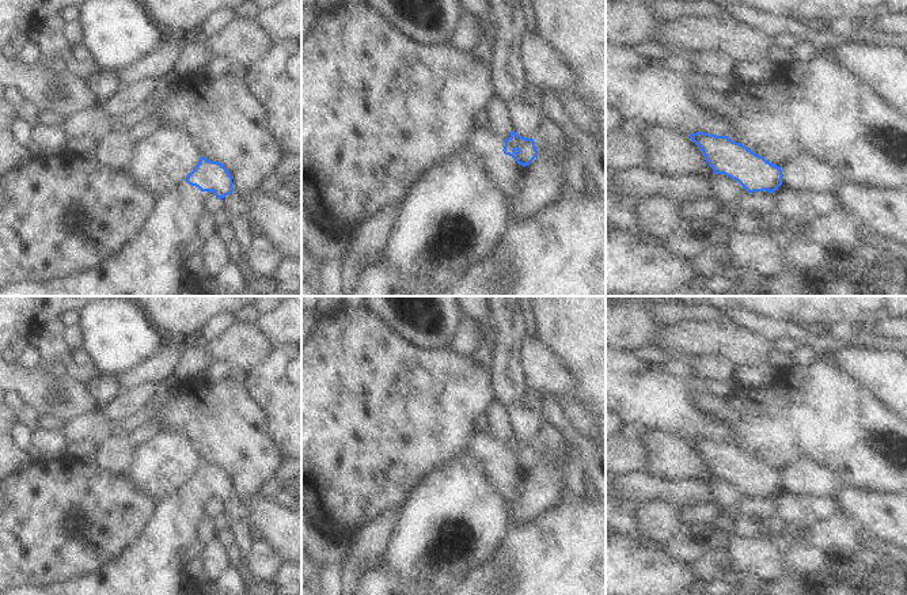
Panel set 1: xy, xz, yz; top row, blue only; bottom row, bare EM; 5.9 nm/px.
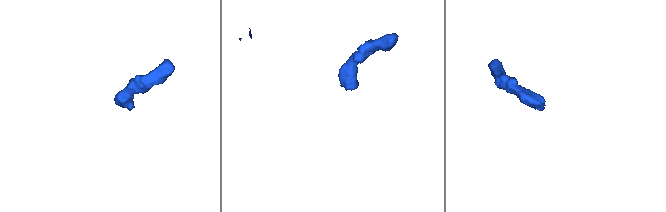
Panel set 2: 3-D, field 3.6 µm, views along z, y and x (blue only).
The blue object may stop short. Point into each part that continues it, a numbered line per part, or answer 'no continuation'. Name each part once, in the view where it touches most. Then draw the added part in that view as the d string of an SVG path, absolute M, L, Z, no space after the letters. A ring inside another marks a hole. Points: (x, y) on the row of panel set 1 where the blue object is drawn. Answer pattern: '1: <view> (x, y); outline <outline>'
1: xz (504, 170); outline M474 129L466 143L466 147L481 159L508 205L509 200L517 196L516 187L524 167L504 154L504 145L504 139L489 129Z

